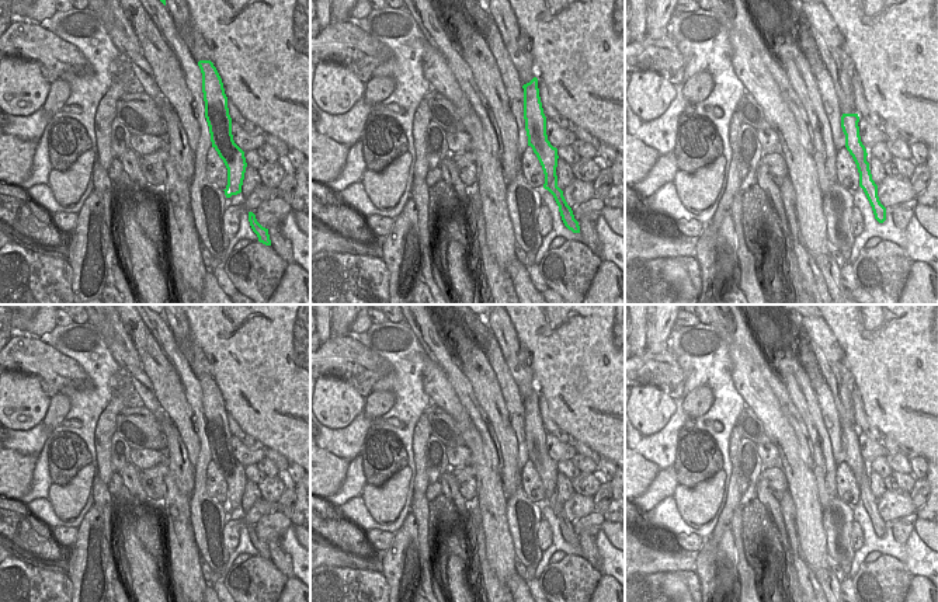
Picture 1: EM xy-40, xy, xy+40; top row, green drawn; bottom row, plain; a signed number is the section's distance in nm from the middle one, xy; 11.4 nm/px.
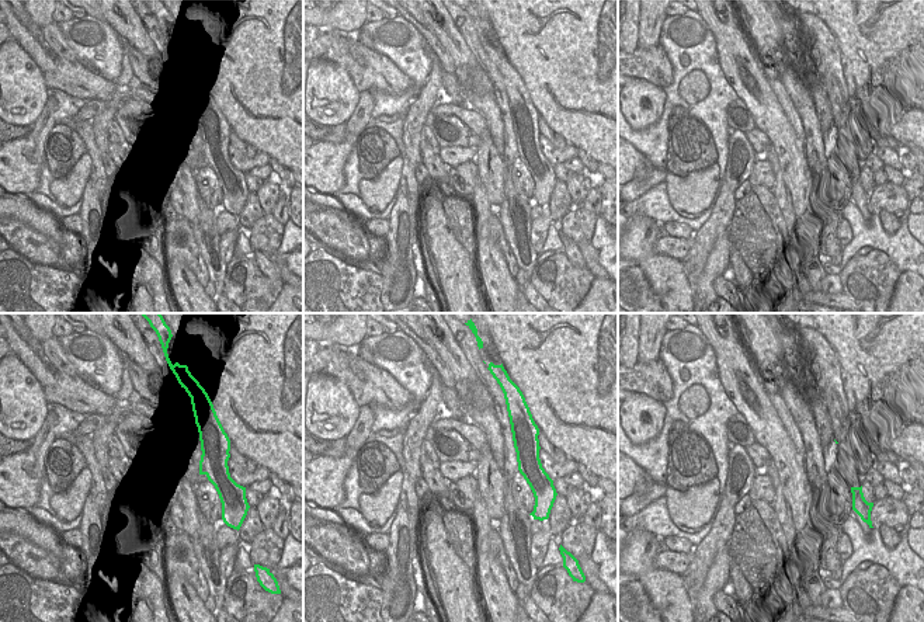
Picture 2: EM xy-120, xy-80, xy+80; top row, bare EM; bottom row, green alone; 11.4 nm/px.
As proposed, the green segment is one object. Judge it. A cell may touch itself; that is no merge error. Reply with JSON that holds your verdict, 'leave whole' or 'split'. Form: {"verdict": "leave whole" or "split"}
{"verdict": "split"}

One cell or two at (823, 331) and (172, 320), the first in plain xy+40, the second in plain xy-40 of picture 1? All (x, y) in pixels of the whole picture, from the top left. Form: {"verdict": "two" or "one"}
{"verdict": "one"}

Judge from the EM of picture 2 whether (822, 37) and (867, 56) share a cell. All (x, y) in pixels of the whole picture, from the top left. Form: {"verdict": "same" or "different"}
{"verdict": "different"}

